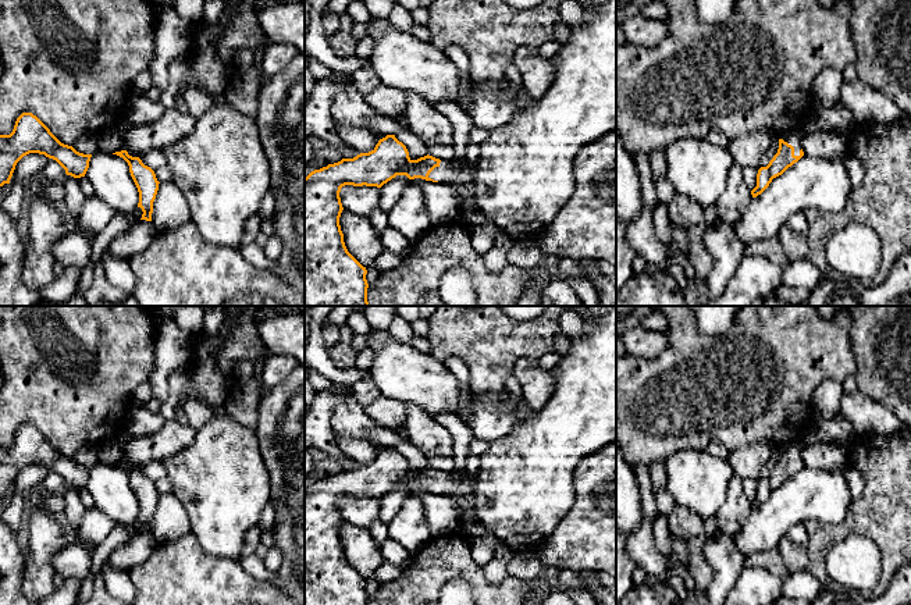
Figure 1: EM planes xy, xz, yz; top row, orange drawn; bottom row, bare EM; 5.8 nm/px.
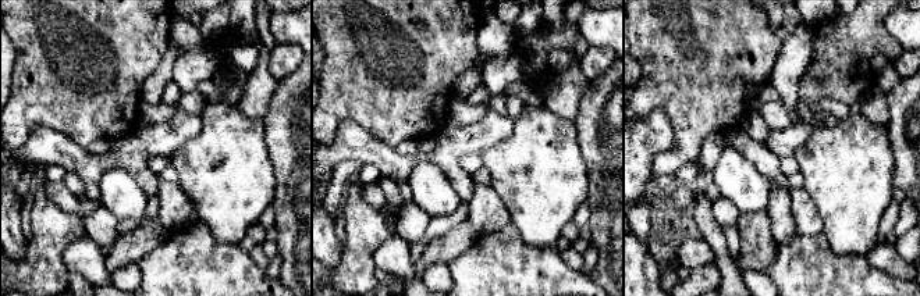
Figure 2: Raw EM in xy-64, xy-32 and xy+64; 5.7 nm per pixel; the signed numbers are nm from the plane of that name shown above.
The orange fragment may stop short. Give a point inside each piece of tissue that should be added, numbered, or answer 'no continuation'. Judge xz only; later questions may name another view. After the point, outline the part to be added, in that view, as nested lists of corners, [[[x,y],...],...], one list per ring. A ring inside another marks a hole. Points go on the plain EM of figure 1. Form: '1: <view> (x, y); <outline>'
1: xz (447, 484); [[[441,470],[440,477],[430,484],[428,490],[438,492],[440,495],[451,497],[459,509],[458,523],[466,523],[471,520],[466,513],[474,506],[474,492],[470,497],[459,494],[456,491],[459,481],[460,477]]]

